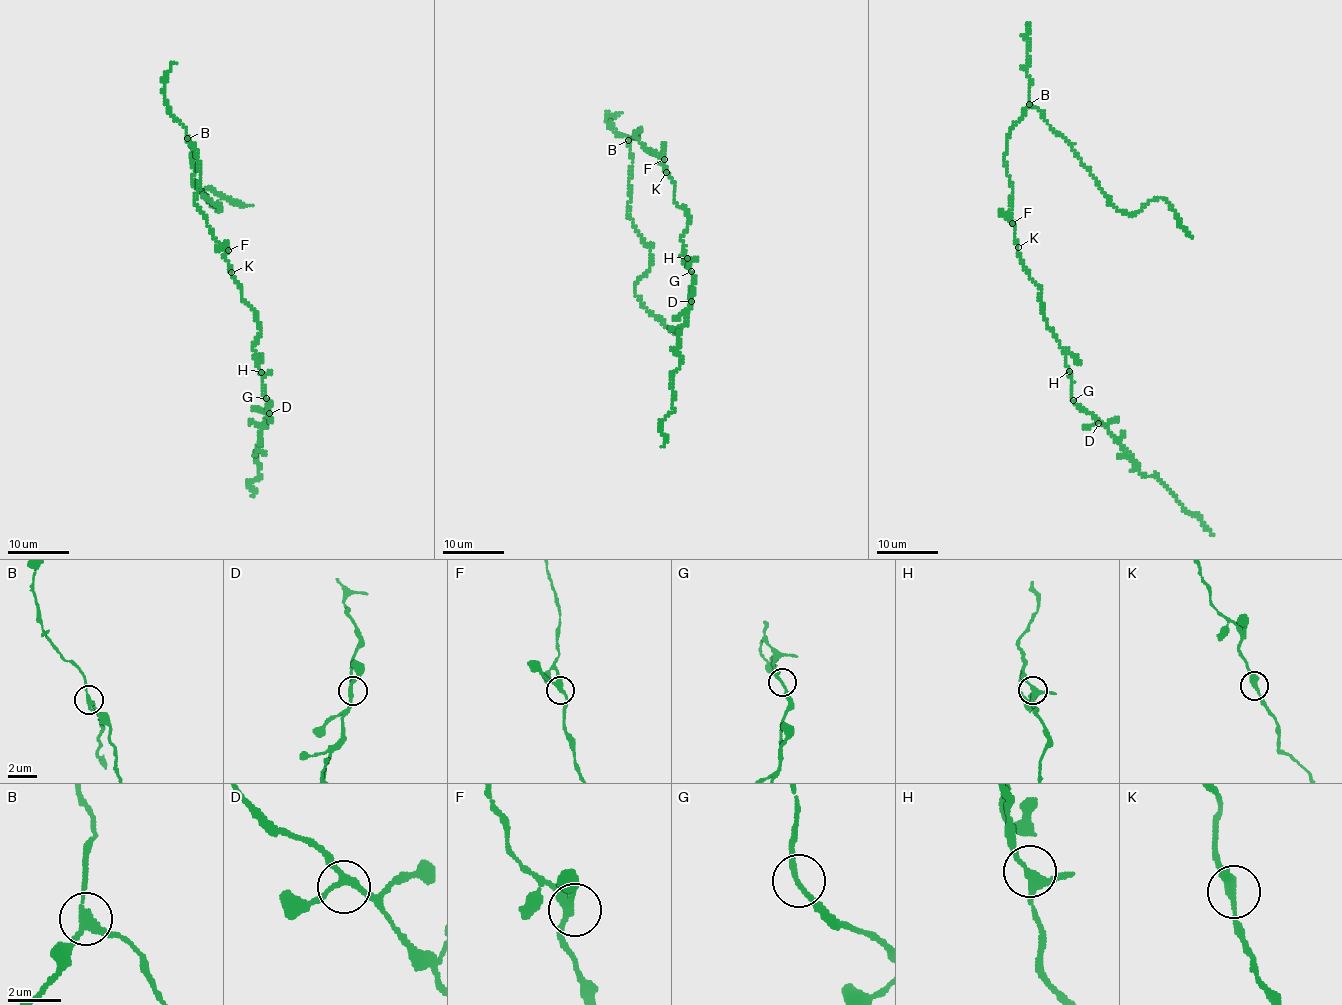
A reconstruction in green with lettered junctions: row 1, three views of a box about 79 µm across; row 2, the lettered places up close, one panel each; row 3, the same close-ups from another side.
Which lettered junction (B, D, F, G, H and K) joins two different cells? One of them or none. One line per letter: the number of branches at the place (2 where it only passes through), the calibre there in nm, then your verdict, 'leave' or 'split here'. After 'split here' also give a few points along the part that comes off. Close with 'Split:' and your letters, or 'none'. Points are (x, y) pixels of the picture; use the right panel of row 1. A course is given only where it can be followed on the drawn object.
B: branches 3; calibre 240 nm; split here; course (1030, 103), (1071, 145), (1113, 205), (1119, 210), (1138, 213), (1149, 201), (1163, 199), (1193, 239)
D: branches 3; calibre 220 nm; leave
F: branches 3; calibre 280 nm; leave
G: branches 2; calibre 200 nm; leave
H: branches 3; calibre 240 nm; leave
K: branches 2; calibre 320 nm; leave
Split: B

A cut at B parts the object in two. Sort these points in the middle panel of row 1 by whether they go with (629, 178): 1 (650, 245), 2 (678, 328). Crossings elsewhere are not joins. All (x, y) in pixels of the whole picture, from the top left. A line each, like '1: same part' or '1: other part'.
1: same part
2: other part

